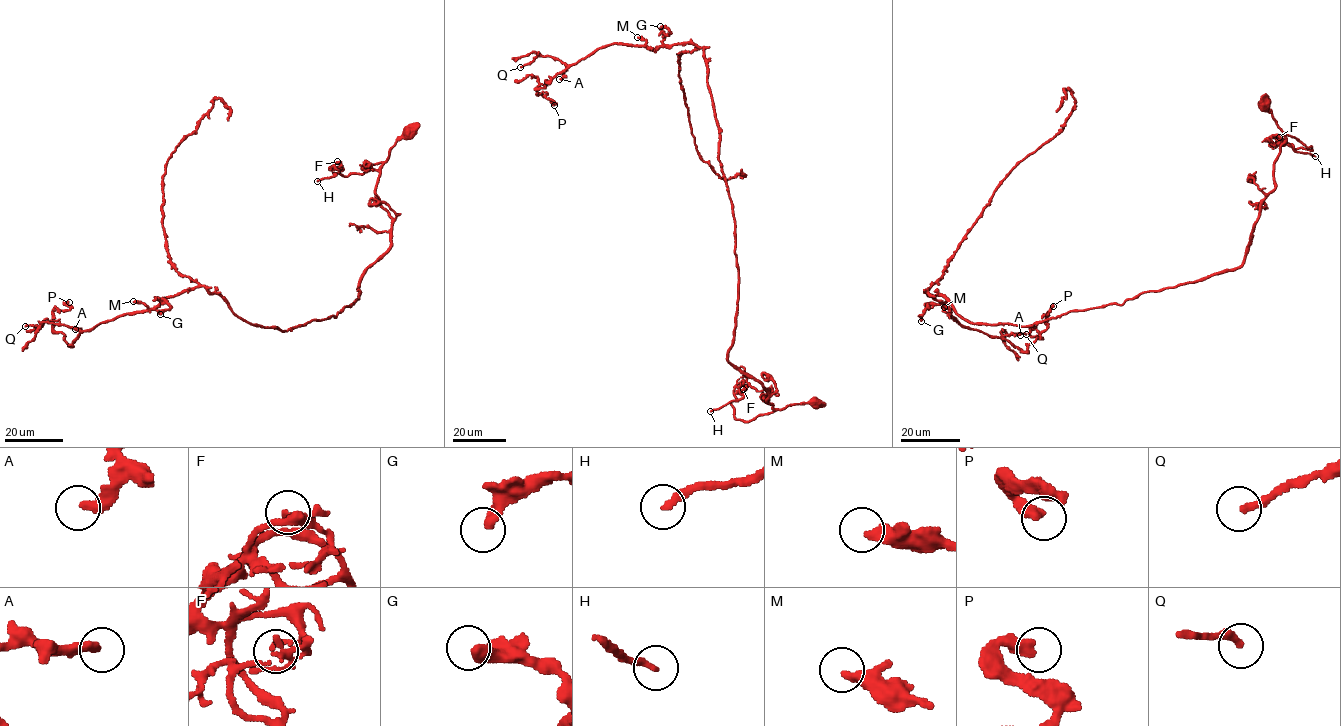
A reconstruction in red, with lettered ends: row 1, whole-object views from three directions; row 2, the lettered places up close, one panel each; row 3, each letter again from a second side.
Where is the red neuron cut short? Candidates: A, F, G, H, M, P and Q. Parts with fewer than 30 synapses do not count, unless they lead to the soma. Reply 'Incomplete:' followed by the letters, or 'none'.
Incomplete: Q

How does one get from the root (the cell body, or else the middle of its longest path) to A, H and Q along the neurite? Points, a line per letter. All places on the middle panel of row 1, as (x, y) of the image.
A: (815, 401), (774, 409), (727, 360), (734, 217), (702, 47), (614, 43), (559, 79)
H: (815, 401), (788, 405), (748, 421), (735, 418), (732, 400), (710, 411)
Q: (815, 401), (774, 409), (727, 360), (734, 217), (702, 47), (614, 43), (571, 65), (537, 56), (520, 67)

